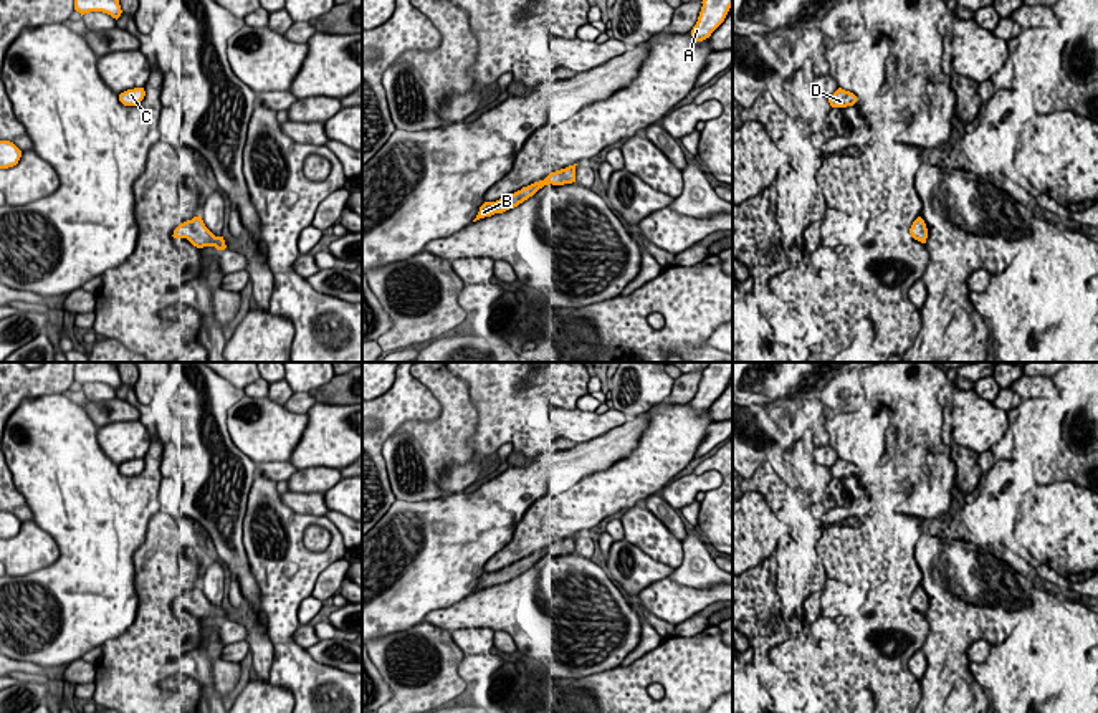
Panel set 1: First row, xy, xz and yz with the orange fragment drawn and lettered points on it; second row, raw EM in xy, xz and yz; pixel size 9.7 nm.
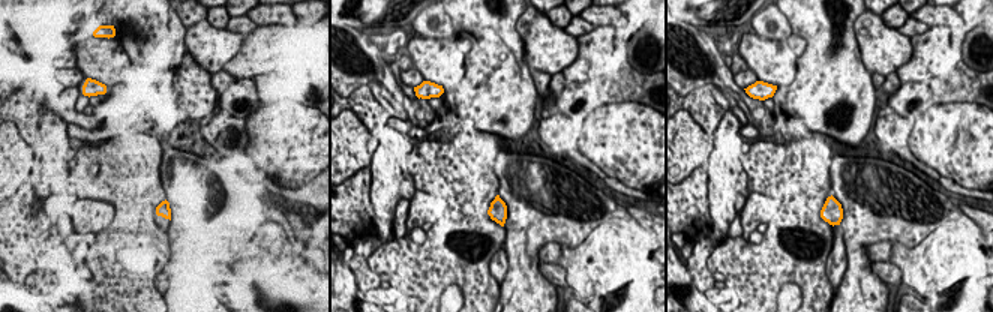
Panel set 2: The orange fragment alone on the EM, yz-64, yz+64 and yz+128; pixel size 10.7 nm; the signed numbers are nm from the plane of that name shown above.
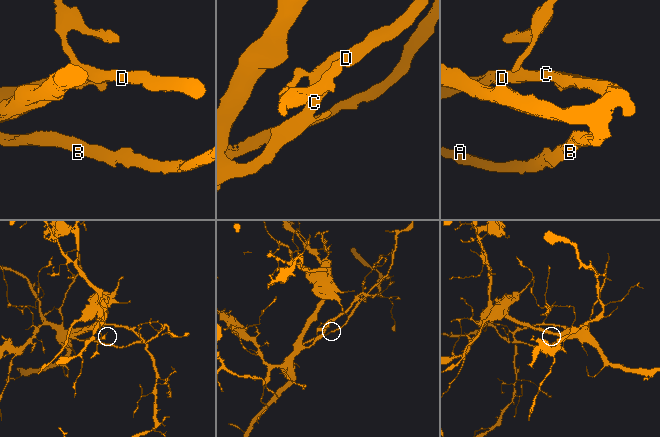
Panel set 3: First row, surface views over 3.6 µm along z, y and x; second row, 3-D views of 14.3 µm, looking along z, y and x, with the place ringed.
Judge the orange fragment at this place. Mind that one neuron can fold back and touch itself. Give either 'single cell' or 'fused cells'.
single cell

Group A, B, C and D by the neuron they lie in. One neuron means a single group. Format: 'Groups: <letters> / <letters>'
Groups: A B C D

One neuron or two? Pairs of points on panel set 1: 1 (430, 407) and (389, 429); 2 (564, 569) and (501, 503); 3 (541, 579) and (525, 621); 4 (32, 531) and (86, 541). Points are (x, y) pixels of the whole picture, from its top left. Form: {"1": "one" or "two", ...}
{"1": "one", "2": "two", "3": "one", "4": "two"}

